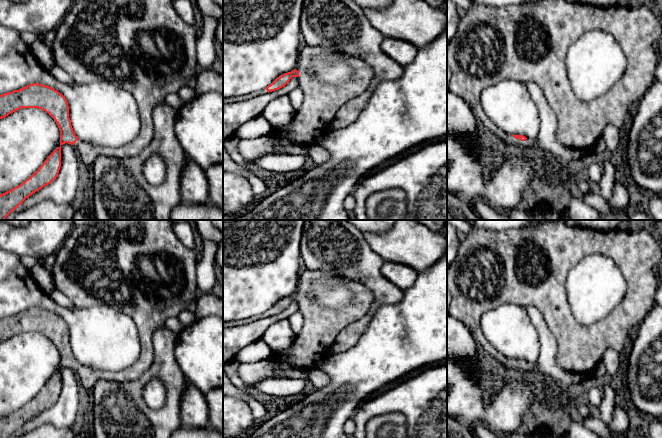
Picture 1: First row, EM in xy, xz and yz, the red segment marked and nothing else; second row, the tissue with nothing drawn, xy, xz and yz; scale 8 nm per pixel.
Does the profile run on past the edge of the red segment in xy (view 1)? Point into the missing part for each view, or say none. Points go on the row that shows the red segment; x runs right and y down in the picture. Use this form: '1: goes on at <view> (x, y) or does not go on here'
1: goes on at xy (144, 46)

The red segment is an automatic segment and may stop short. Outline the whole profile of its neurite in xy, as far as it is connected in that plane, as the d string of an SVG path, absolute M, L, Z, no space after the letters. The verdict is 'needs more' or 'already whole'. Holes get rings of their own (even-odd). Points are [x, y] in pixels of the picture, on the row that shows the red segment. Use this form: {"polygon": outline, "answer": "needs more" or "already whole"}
{"polygon": "M87 0L85 4L75 3L63 18L57 29L52 46L56 63L68 73L77 84L88 84L100 80L110 81L127 90L135 99L139 110L141 127L139 134L130 143L119 148L105 148L80 140L74 133L69 118L69 106L66 98L57 90L43 84L29 84L19 90L0 95L0 119L21 108L38 108L48 113L56 122L60 131L60 146L57 147L44 163L28 179L11 190L0 194L0 220L4 220L14 209L36 191L56 179L61 167L61 146L65 143L74 146L81 165L89 170L98 156L131 158L152 141L154 126L153 109L165 103L168 94L178 93L193 77L197 75L197 31L187 24L175 11L175 0Z", "answer": "needs more"}

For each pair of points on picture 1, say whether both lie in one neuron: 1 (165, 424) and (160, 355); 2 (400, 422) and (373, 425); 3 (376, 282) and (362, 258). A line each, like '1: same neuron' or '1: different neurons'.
1: same neuron
2: same neuron
3: same neuron

